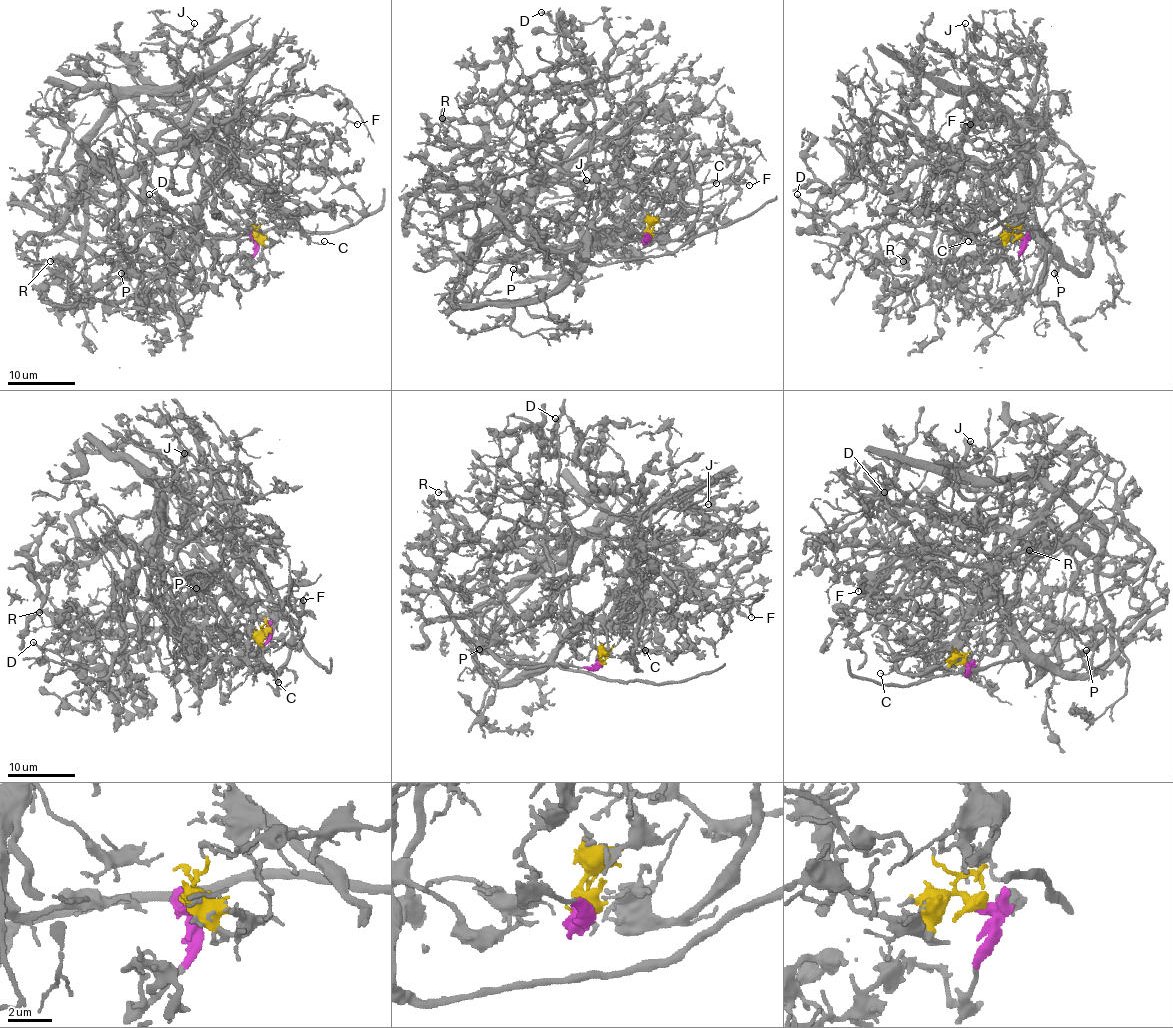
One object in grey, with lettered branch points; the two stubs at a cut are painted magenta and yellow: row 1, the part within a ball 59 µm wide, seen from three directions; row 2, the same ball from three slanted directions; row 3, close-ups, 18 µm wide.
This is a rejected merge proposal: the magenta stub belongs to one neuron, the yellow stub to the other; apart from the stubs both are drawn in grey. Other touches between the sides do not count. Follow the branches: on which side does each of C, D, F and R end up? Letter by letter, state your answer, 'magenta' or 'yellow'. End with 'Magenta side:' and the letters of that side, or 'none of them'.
C: yellow
D: yellow
F: yellow
R: magenta
Magenta side: R

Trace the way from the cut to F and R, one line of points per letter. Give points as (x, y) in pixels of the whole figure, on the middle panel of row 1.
F: (649, 234), (661, 199), (607, 189), (593, 241), (634, 255), (681, 209), (739, 179), (749, 185)
R: (649, 234), (629, 221), (644, 196), (614, 163), (564, 174), (532, 153), (512, 123), (443, 118)

